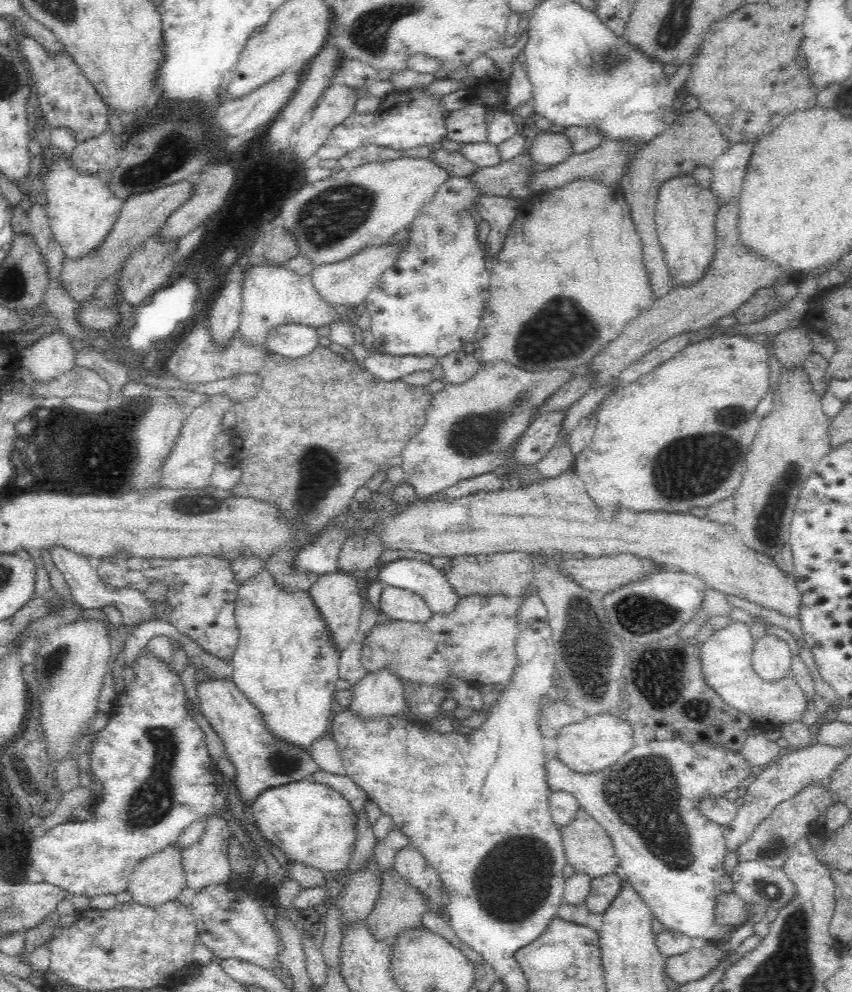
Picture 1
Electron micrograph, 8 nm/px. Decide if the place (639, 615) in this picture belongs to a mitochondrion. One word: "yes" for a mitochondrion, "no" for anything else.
yes

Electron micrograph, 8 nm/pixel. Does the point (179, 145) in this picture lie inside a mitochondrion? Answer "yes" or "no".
yes

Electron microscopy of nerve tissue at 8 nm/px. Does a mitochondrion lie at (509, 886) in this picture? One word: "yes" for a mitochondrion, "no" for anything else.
yes

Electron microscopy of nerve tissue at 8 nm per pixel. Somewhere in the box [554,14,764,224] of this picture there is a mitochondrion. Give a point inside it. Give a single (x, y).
(607, 59)

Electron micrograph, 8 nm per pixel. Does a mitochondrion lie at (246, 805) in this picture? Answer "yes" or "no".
no

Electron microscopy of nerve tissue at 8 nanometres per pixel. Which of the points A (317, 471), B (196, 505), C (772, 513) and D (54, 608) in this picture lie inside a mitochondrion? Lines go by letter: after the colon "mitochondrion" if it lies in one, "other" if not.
A: mitochondrion
B: mitochondrion
C: mitochondrion
D: other

